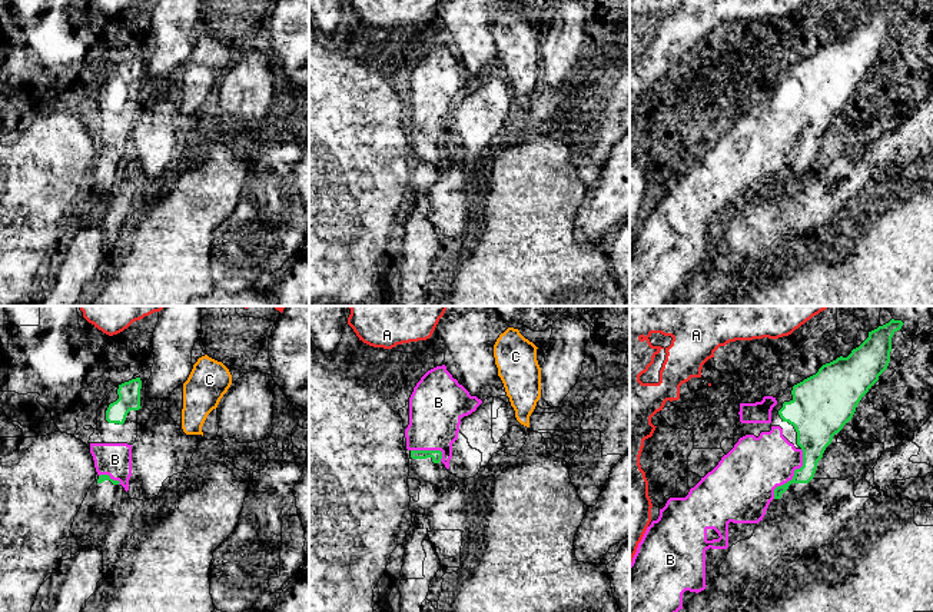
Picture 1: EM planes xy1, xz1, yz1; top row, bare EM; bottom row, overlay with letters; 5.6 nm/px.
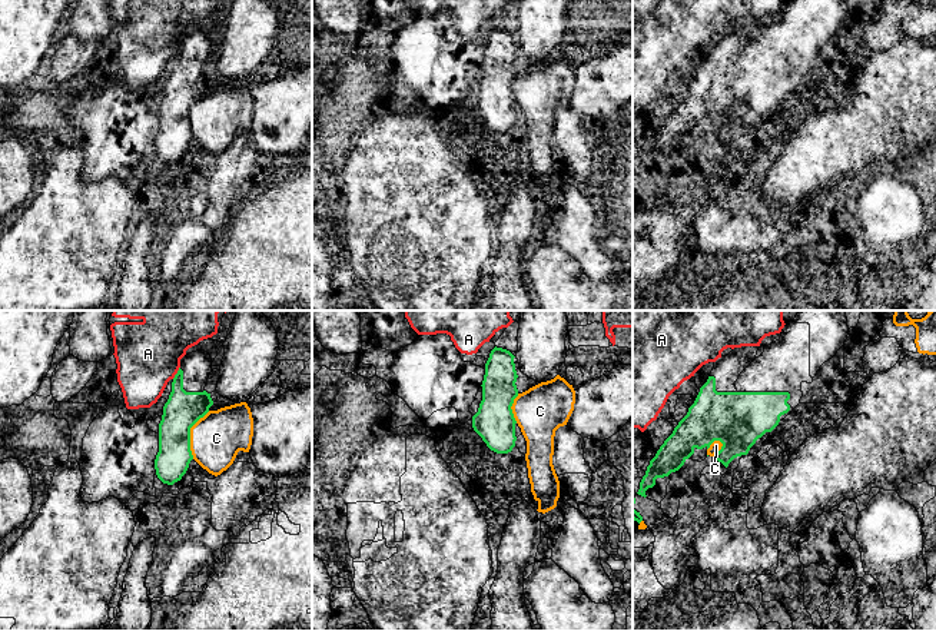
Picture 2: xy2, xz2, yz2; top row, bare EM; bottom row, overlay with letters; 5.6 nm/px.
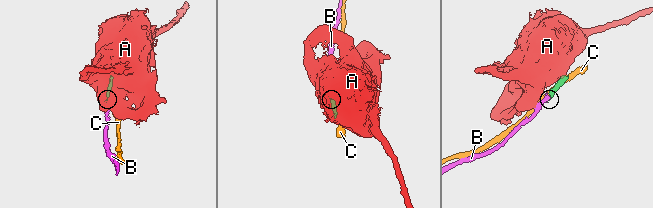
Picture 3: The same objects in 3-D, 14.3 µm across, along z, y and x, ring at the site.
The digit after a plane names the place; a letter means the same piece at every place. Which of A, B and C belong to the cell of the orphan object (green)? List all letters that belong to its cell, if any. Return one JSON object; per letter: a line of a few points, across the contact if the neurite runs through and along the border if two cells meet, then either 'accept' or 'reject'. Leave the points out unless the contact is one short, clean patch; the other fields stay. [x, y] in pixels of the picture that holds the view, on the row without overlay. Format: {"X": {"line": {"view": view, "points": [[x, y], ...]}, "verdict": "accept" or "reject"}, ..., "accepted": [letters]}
{"A": {"line": {"view": "xy2", "points": [[179, 46], [172, 57]]}, "verdict": "reject"}, "B": {"verdict": "accept"}, "C": {"line": {"view": "xy2", "points": [[209, 90], [191, 108], [192, 138]]}, "verdict": "reject"}, "accepted": ["B"]}

